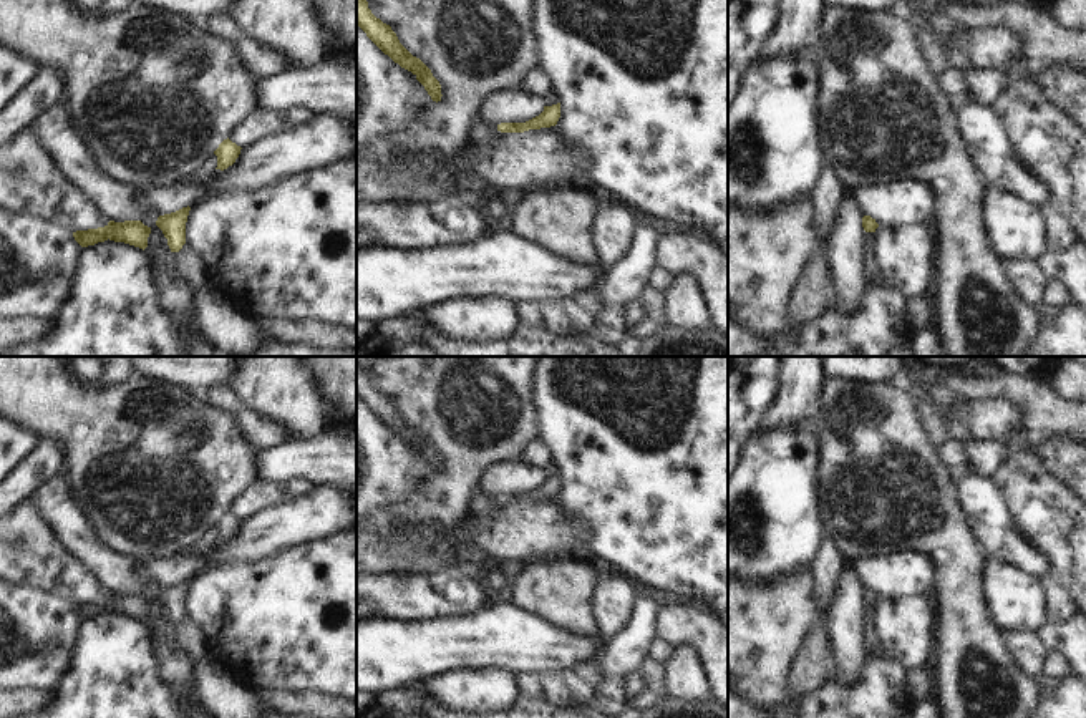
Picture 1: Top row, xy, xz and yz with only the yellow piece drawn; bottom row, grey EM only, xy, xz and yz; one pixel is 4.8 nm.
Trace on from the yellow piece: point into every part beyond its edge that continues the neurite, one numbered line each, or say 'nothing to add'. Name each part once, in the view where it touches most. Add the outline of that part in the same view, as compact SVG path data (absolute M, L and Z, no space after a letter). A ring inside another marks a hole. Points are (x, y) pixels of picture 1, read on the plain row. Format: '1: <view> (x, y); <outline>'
1: yz (872, 642); M865 604L862 622L864 622L864 647L867 653L870 653L872 657L882 657L885 653L885 648L875 628L875 604Z

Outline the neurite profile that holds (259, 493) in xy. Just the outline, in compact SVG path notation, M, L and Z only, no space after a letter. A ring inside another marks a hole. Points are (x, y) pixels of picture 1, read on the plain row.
M254 478L234 497L229 511L244 521L262 507L284 502L290 497L298 497L307 494L312 488L313 483L305 478L293 478L290 481L265 481Z

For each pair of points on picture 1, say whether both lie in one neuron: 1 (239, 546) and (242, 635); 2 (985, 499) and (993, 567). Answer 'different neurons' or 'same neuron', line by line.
1: different neurons
2: different neurons

